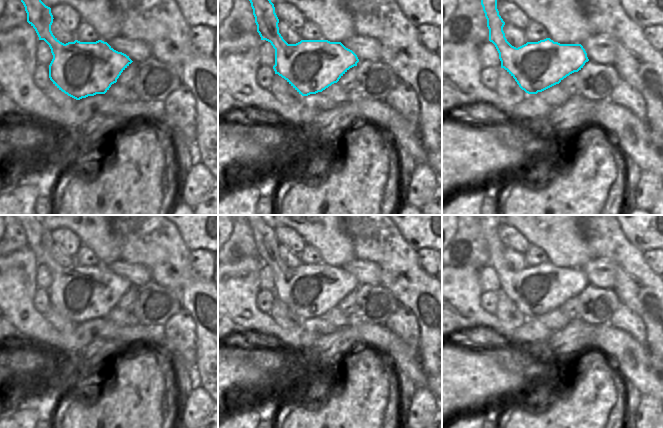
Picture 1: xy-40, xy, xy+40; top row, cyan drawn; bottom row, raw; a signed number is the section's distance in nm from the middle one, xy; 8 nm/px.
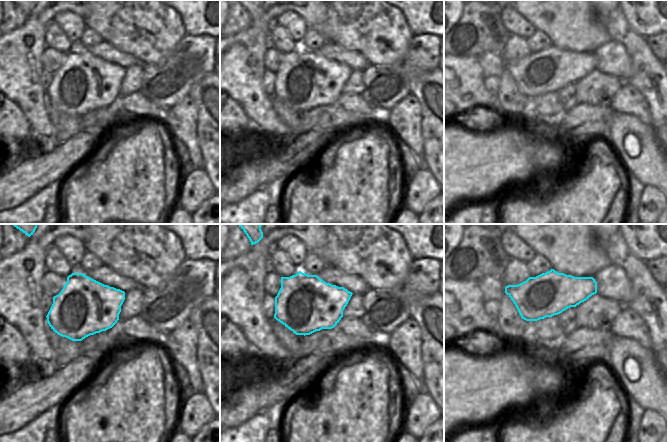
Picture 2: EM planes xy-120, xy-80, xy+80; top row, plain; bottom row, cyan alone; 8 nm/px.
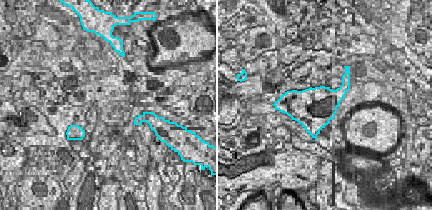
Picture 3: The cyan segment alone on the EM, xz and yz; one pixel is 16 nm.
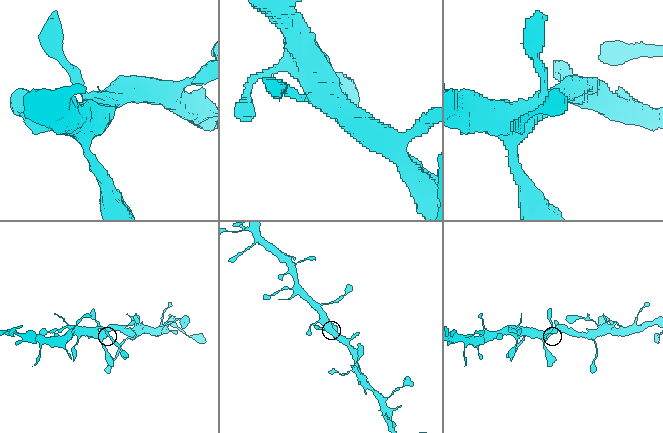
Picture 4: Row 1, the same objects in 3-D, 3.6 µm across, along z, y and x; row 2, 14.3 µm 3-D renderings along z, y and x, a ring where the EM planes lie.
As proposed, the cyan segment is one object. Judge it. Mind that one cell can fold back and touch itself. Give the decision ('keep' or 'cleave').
keep

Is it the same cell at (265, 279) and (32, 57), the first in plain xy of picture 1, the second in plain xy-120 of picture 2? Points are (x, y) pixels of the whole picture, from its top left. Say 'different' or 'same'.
different

